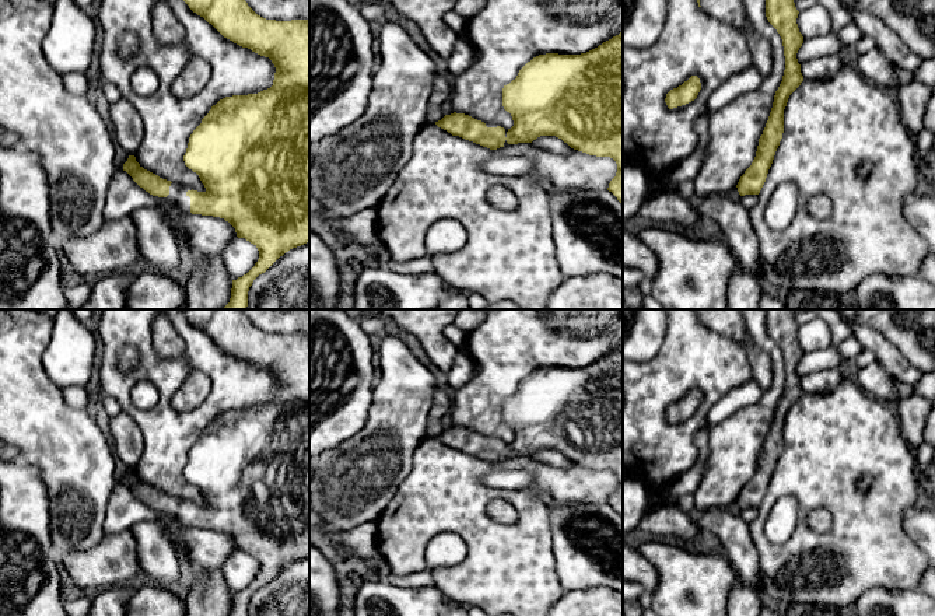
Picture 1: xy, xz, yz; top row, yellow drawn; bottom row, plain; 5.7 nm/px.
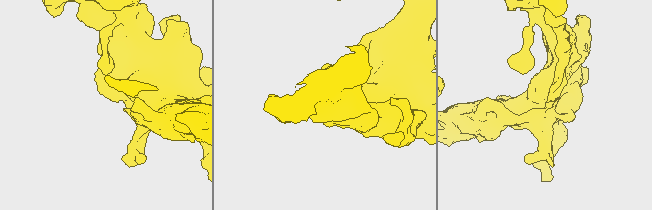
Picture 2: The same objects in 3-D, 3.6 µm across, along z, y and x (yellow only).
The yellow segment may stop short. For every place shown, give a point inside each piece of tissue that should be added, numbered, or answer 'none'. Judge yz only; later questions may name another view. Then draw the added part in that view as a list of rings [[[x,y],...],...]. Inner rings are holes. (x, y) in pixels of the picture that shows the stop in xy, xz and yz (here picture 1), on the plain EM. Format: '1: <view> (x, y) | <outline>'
1: yz (728, 322) | [[[698,309],[701,325],[722,336],[740,342],[749,357],[753,378],[764,392],[773,378],[770,357],[757,347],[746,333],[745,321],[739,309]]]

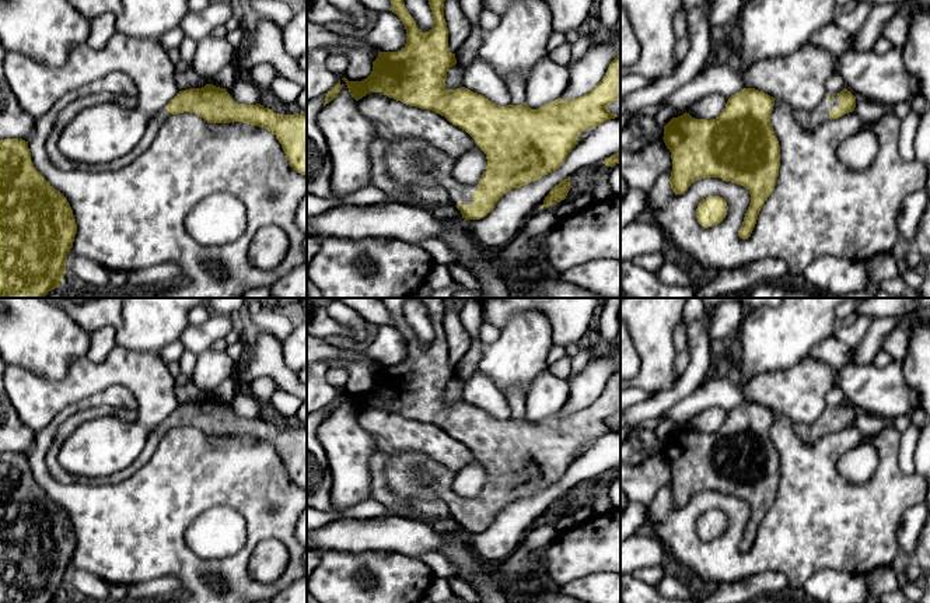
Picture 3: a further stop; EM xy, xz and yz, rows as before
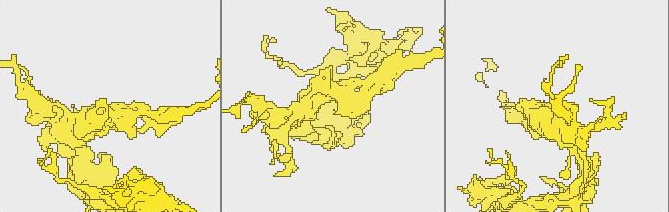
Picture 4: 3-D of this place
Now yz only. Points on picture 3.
1: yz (810, 434) | [[[829,407],[829,410],[824,410],[824,413],[815,420],[814,424],[793,424],[794,432],[805,442],[814,444],[822,437],[829,435],[829,424],[839,421],[838,407]]]

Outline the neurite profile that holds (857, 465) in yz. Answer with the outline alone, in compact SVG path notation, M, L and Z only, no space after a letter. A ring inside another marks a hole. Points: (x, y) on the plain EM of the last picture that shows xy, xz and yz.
M856 411L853 425L860 431L864 441L838 460L838 471L845 480L853 484L864 484L871 478L878 464L878 452L873 446L871 438L878 435L885 424L887 421L875 414Z

